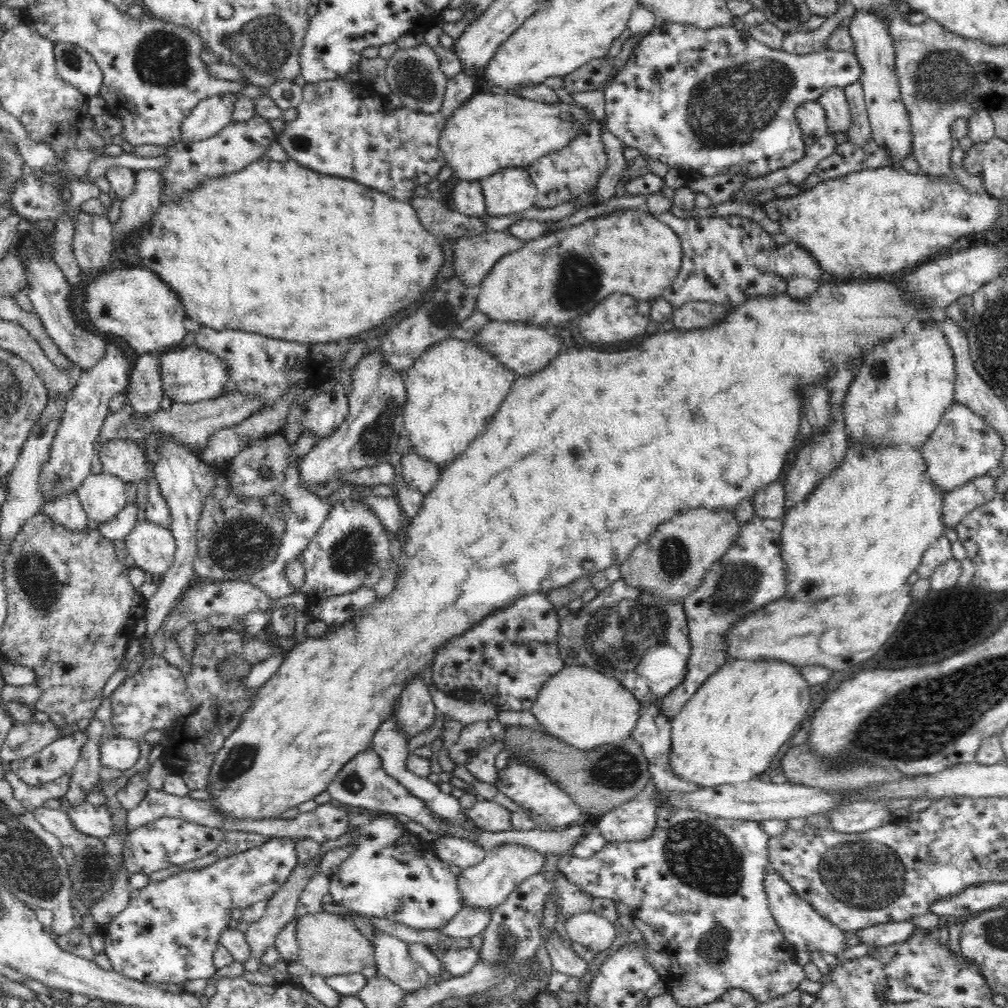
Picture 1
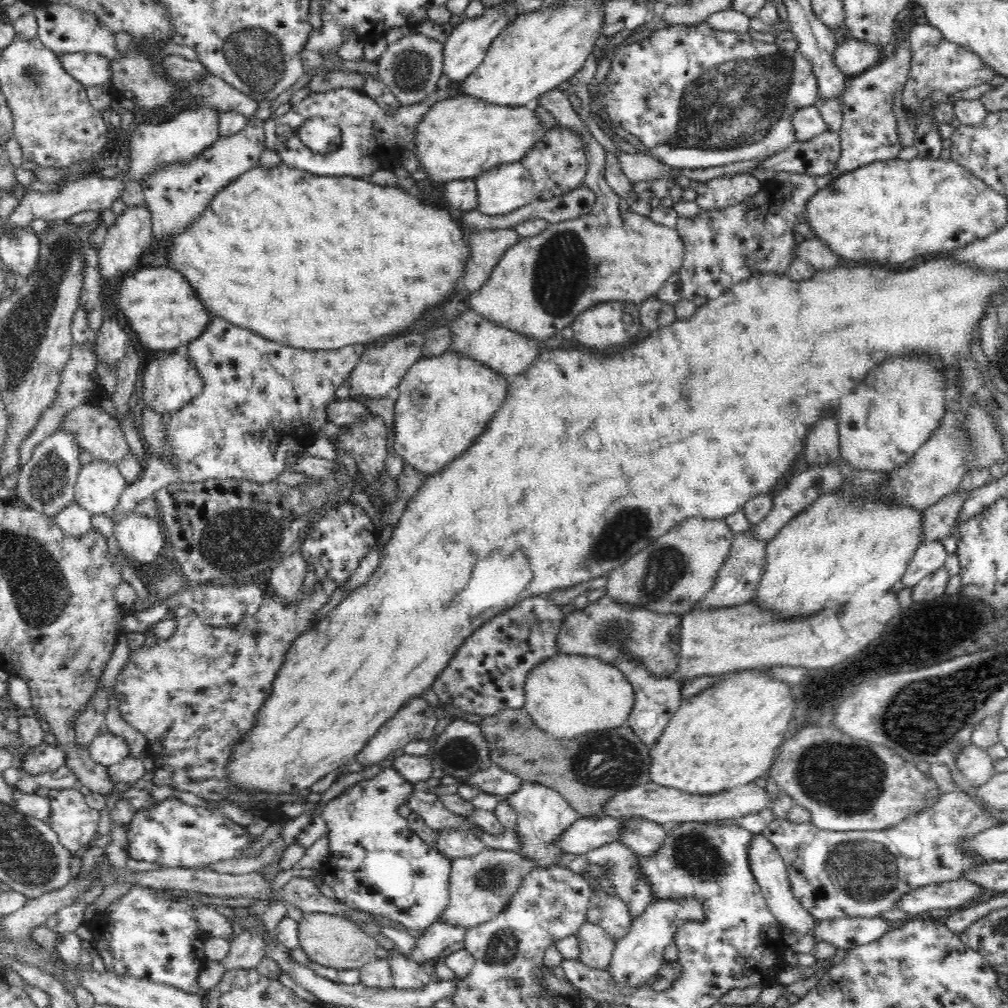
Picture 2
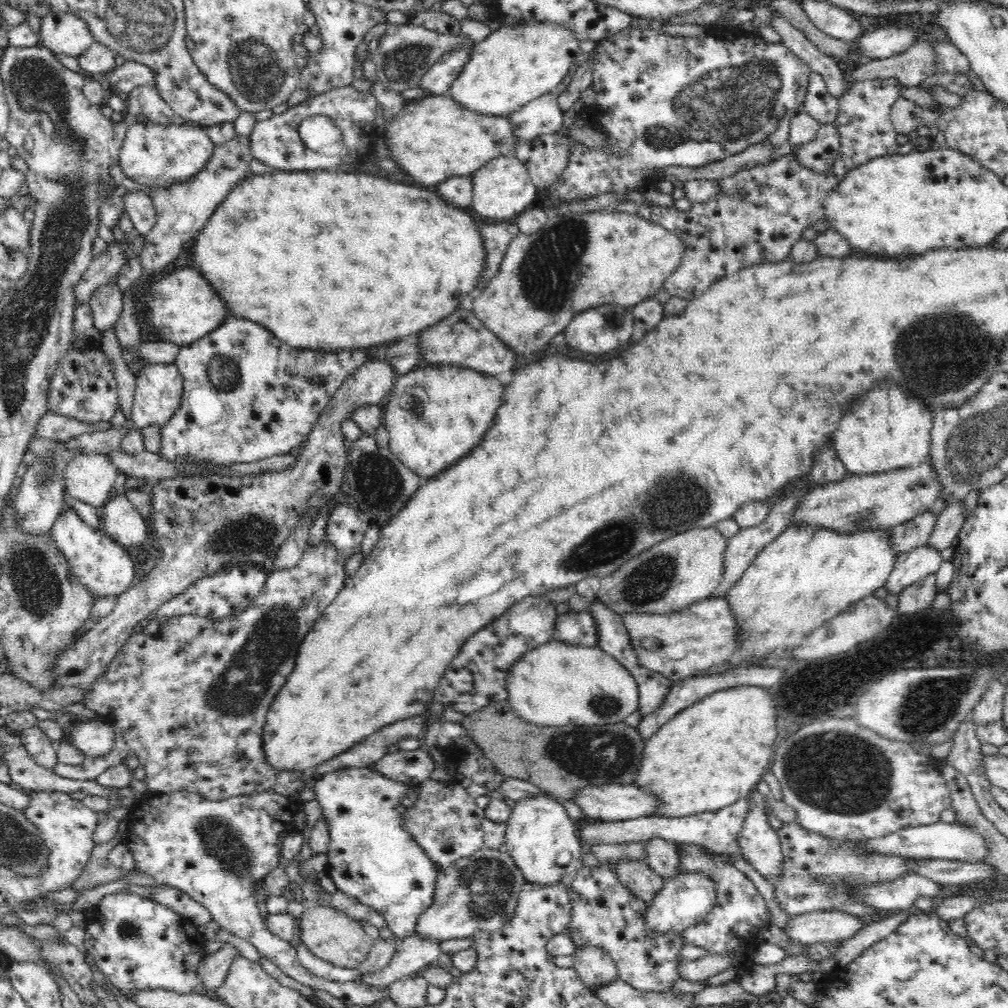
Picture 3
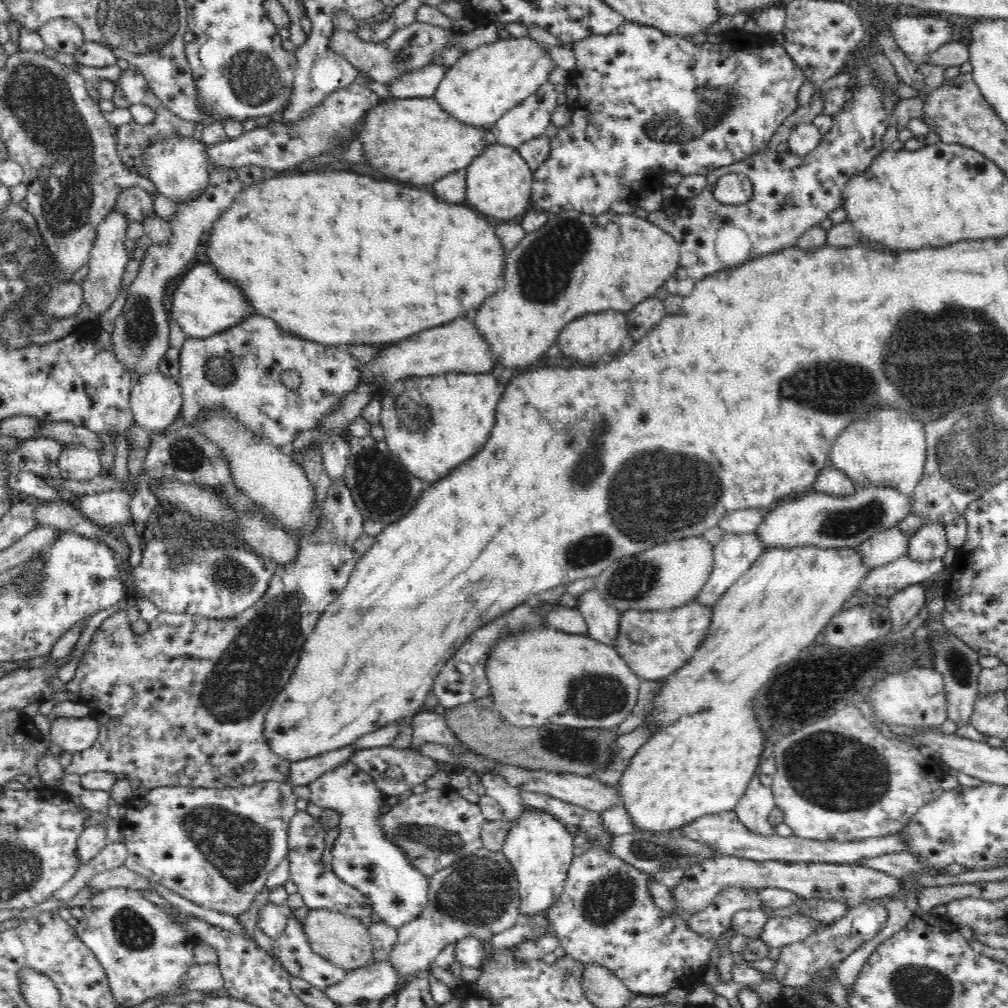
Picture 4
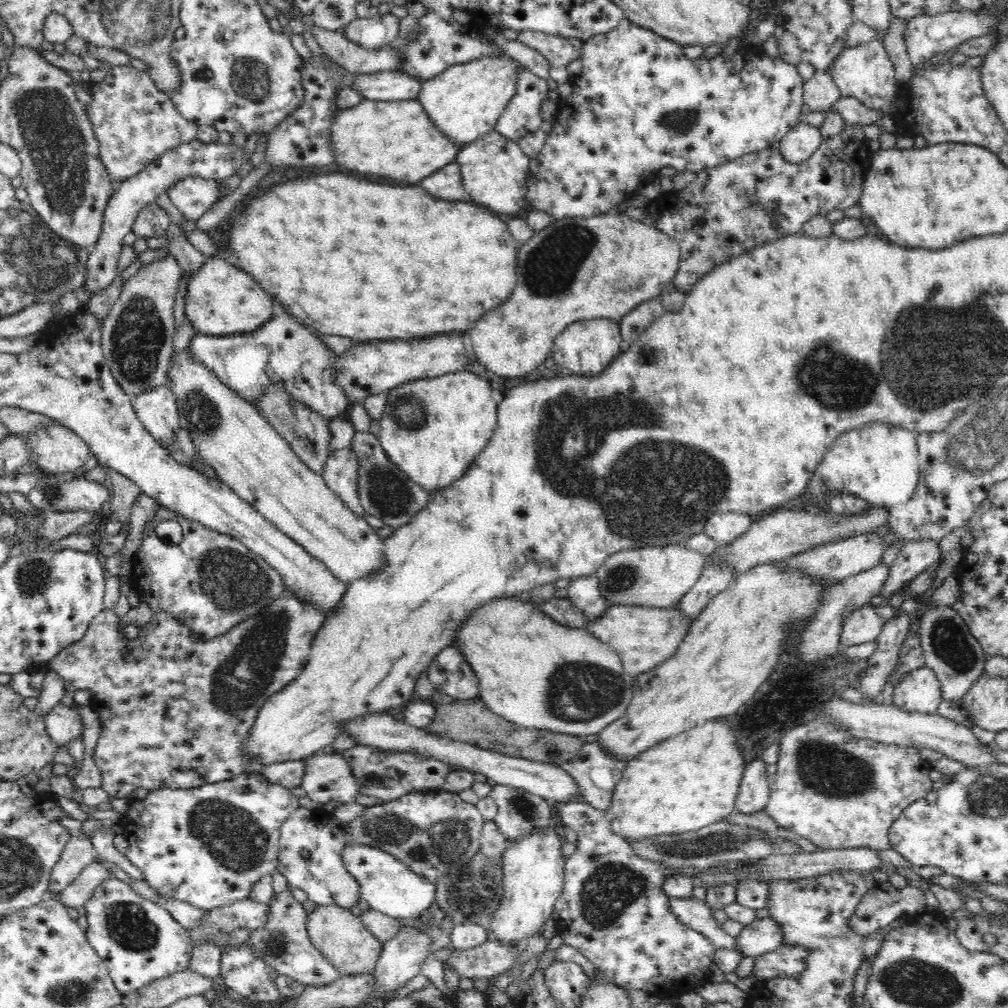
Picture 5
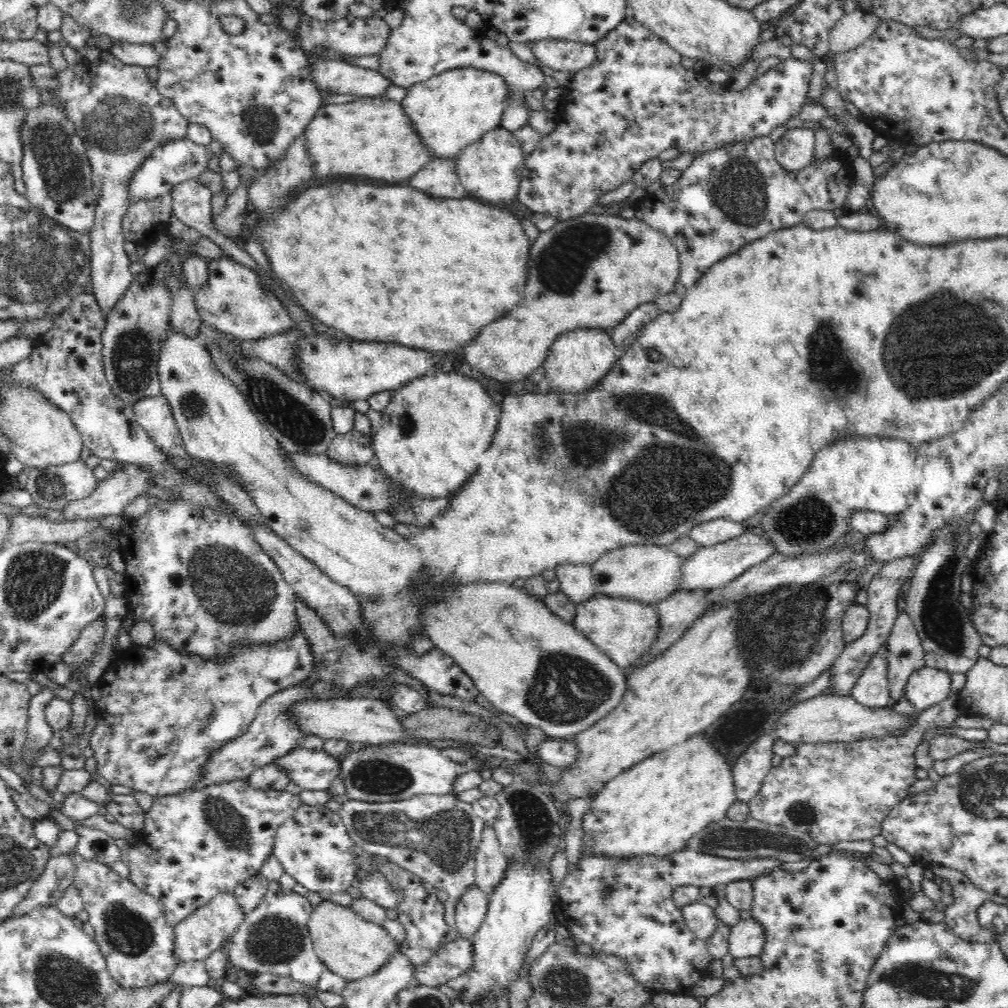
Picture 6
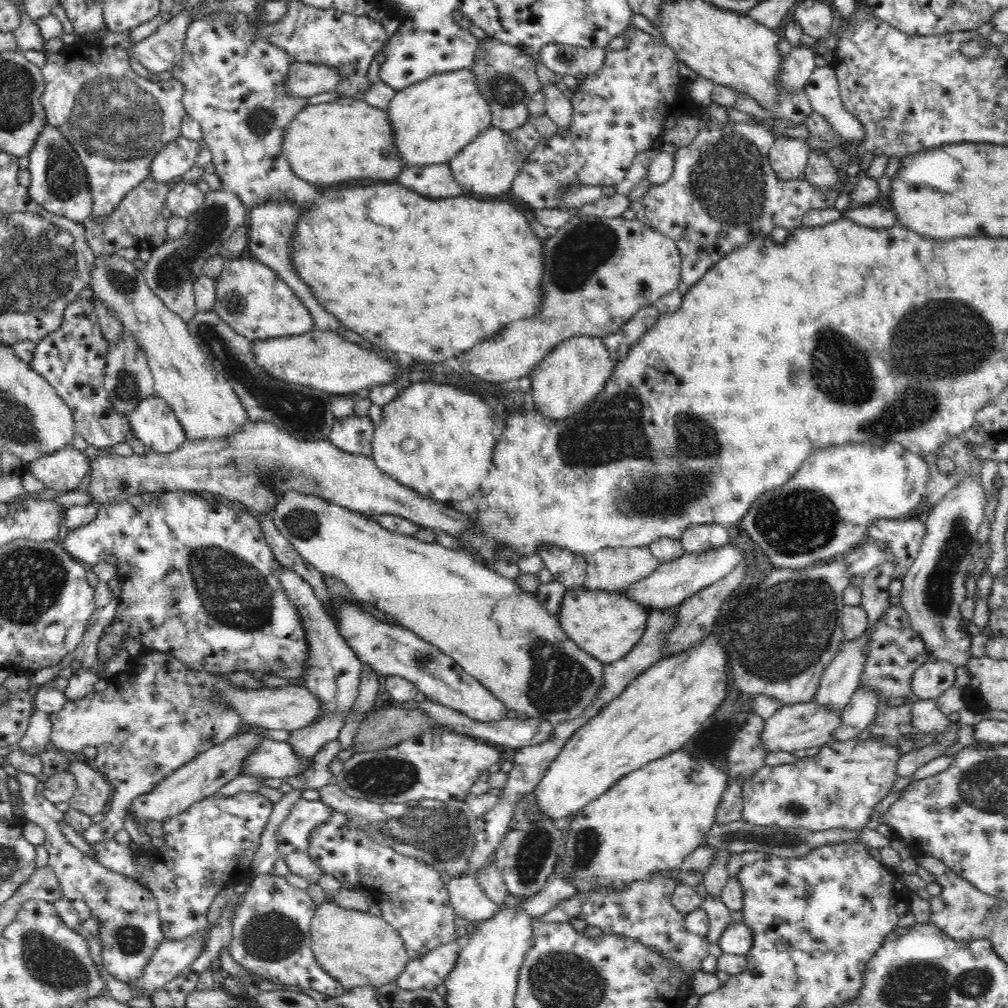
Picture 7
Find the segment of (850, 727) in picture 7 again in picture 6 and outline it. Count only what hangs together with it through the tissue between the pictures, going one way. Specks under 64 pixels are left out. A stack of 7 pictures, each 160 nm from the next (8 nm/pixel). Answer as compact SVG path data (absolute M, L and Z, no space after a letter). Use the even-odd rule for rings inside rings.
M884 642L870 658L866 670L852 688L851 695L856 701L870 708L882 708L890 703L890 681L888 680L889 648Z

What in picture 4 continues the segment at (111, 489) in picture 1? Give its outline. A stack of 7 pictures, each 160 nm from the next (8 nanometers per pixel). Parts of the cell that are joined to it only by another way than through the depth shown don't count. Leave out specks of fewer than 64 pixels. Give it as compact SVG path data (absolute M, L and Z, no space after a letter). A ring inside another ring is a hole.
M74 445L65 446L56 468L64 479L76 482L90 482L106 473L99 452Z

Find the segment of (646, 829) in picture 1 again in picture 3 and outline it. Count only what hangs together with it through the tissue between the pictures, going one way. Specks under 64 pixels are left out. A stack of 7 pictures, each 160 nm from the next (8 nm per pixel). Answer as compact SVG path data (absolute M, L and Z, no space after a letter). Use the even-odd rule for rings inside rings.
M662 838L645 841L646 863L663 879L672 879L680 867L679 850L676 843Z

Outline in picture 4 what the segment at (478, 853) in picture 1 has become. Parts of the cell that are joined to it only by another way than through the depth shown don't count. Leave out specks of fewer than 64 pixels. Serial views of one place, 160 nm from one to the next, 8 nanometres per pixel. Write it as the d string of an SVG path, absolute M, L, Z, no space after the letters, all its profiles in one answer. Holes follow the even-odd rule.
M450 784L438 789L427 788L425 792L420 794L414 792L411 797L398 802L392 810L384 813L381 820L382 830L386 831L388 839L404 850L410 865L422 871L428 878L440 870L445 870L460 858L475 854L483 846L481 828L487 822L479 803L468 801Z

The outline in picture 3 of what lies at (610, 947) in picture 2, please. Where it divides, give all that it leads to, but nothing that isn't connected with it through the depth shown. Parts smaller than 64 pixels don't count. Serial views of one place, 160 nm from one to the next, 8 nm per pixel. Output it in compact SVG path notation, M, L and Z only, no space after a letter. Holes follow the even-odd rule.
M582 944L573 955L576 959L573 968L586 986L604 986L616 980L616 963L605 948Z

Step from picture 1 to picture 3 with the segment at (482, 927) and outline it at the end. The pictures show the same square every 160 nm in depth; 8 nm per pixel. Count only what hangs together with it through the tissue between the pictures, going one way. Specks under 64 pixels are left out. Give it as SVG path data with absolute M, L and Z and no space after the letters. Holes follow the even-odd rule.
M412 934L398 941L392 962L374 976L363 976L360 981L378 988L388 987L394 980L416 976L429 966L436 965L445 940Z

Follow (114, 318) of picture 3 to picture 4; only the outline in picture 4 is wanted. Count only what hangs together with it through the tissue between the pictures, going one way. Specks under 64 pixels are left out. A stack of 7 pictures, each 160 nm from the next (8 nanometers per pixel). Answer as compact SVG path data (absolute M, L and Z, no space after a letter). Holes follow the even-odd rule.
M112 211L106 217L106 220L101 222L94 248L90 251L89 273L83 282L83 293L85 302L90 307L90 310L97 312L99 315L106 314L105 312L116 300L116 296L118 296L121 289L123 274L128 262L130 262L127 248L124 245L129 221L129 218L124 213Z

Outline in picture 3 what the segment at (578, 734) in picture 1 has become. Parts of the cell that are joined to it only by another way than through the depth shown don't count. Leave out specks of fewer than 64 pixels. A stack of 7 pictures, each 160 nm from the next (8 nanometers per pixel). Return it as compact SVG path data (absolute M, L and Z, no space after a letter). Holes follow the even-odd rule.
M554 638L524 654L510 669L507 689L516 714L541 727L622 723L636 711L639 700L632 673L599 646L577 647Z

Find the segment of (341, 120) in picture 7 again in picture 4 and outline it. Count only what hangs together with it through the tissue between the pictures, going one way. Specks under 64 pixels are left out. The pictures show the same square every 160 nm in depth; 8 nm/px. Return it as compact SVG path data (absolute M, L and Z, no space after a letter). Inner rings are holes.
M432 96L387 99L366 115L356 136L364 142L367 164L374 170L412 184L434 184L454 171L466 171L472 161L495 143L488 128L456 120Z

